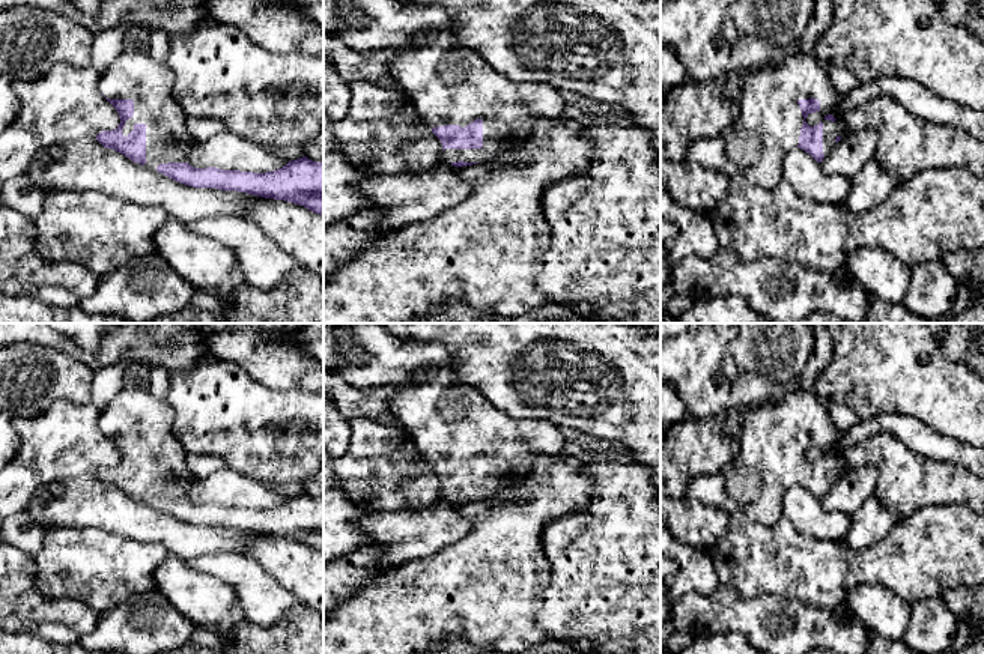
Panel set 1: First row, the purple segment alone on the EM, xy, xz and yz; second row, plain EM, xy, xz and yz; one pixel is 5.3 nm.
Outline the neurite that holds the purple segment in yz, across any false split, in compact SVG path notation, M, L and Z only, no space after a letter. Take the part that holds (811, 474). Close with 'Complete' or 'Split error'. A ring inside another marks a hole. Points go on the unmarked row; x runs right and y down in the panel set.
M791 386L781 388L779 394L775 398L764 401L758 407L745 410L739 415L739 419L739 454L727 465L722 472L718 472L715 475L700 475L691 480L688 484L688 496L712 508L727 510L730 513L739 510L752 522L764 526L772 526L779 517L782 517L781 502L785 490L790 486L800 484L817 499L822 499L823 495L844 472L844 457L841 454L835 456L832 453L832 450L838 448L840 445L841 433L837 430L834 421L831 419L828 406L820 403L817 394L793 389ZM815 448L820 448L825 453L825 457L814 463L809 463L805 456Z. Split error

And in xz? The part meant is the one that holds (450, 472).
M323 323L323 371L340 374L363 389L397 386L388 398L388 409L439 475L445 499L460 505L484 499L527 477L536 456L557 454L563 448L566 438L560 427L545 419L515 419L474 386L462 383L441 343L402 338L381 323L354 323L355 340L364 347L367 359L342 367L336 326L337 323Z. Split error

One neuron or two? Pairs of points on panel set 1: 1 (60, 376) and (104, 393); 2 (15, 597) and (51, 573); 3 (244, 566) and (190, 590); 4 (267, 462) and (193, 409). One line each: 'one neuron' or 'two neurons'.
1: two neurons
2: two neurons
3: two neurons
4: one neuron

